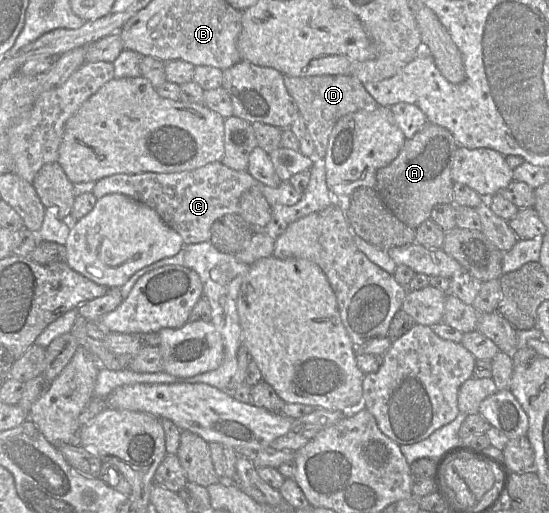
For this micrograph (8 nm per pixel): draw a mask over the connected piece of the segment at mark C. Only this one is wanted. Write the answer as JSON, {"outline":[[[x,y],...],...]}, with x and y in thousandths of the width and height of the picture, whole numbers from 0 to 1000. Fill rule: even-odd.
{"outline":[[[401,314],[330,335],[209,339],[175,353],[168,376],[177,388],[195,378],[219,376],[266,398],[332,460],[337,478],[344,478],[383,470],[386,437],[412,417],[434,417],[437,384],[459,365],[468,365],[494,402],[532,402],[543,396],[552,378],[528,355],[492,365],[450,333],[424,331]]]}

